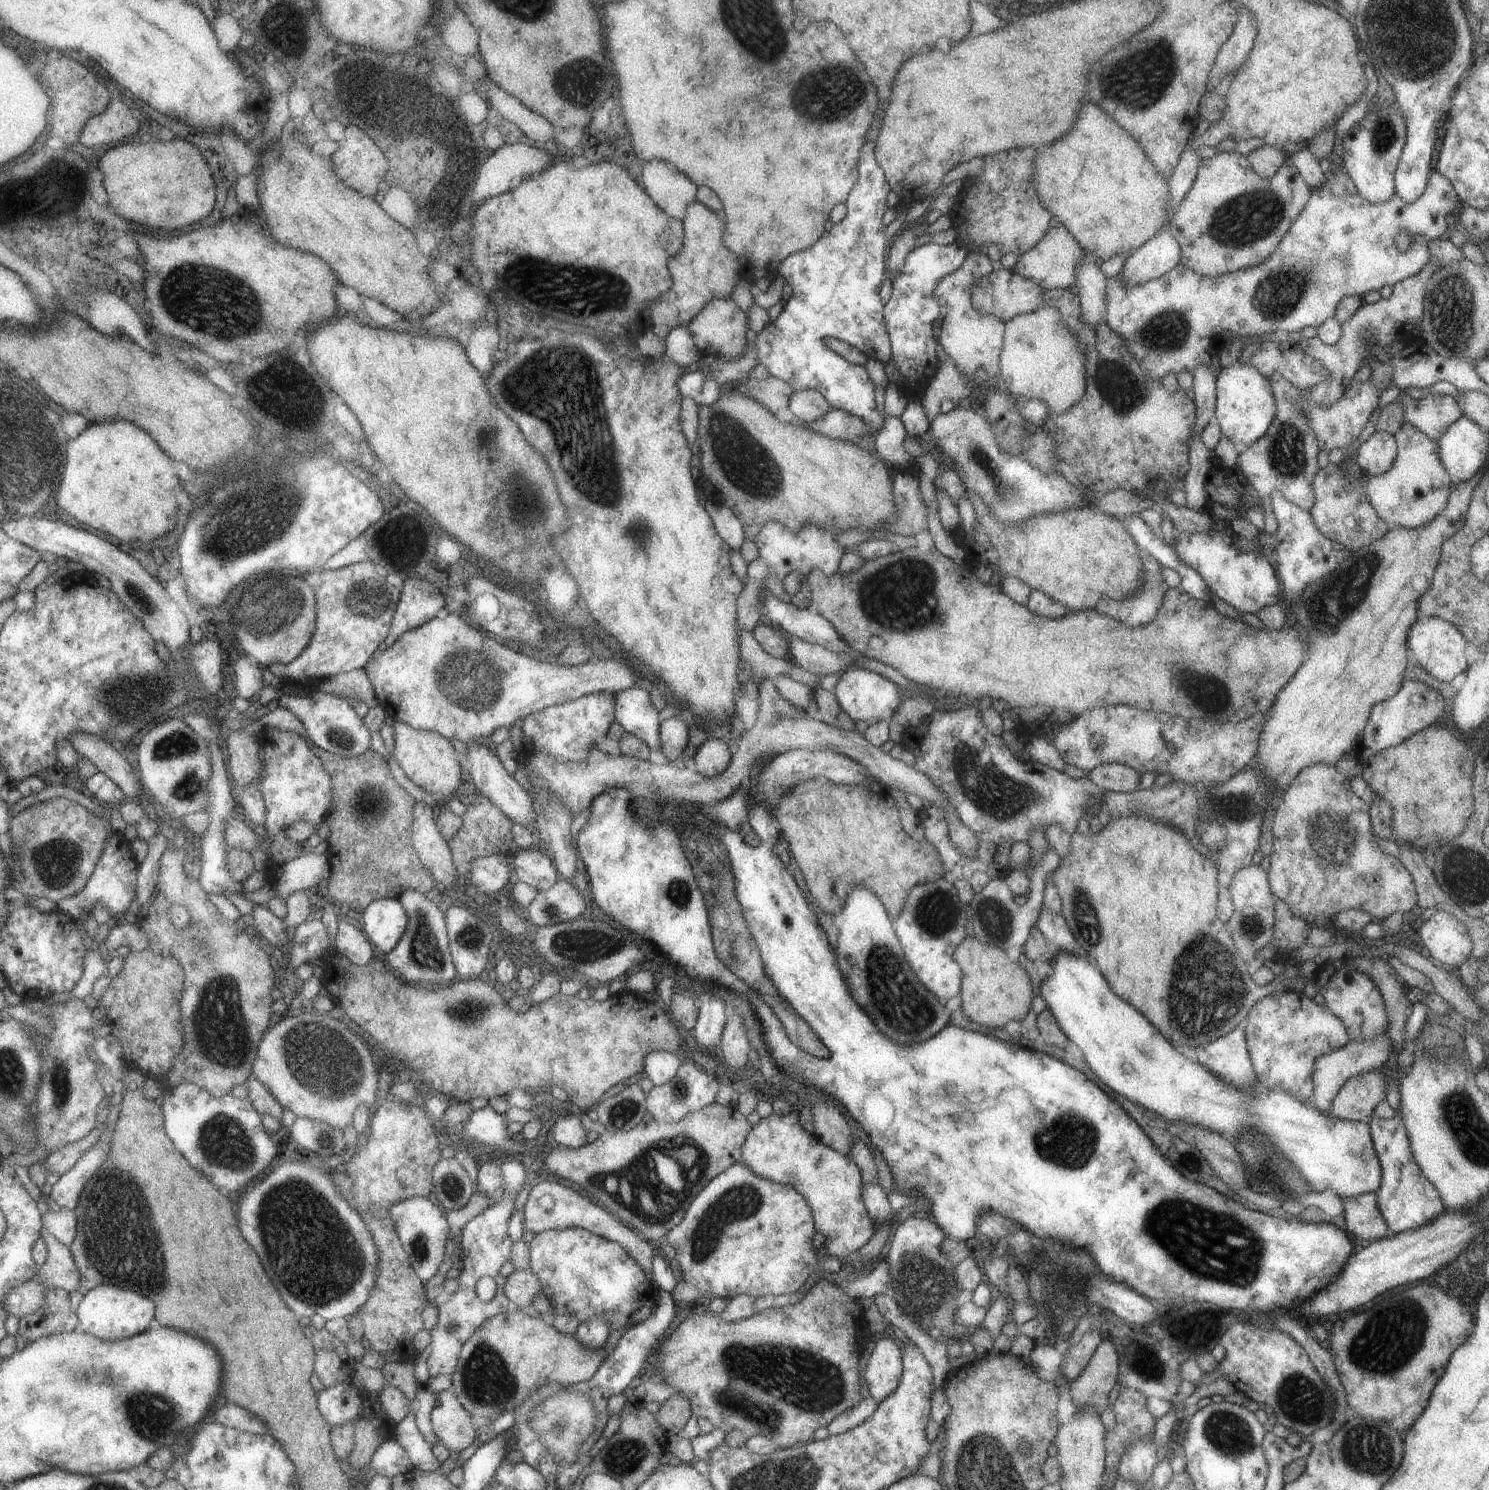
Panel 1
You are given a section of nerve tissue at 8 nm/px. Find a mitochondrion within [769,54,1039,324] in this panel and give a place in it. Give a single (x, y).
(828, 98)

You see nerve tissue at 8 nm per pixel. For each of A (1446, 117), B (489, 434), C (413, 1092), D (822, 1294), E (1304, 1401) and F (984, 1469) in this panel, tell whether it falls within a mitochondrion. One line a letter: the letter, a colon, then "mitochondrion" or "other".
A: other
B: mitochondrion
C: other
D: other
E: mitochondrion
F: mitochondrion

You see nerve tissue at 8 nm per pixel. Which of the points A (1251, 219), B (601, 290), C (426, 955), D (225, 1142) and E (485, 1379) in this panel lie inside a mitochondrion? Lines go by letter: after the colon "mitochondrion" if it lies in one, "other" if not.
A: mitochondrion
B: mitochondrion
C: mitochondrion
D: mitochondrion
E: mitochondrion

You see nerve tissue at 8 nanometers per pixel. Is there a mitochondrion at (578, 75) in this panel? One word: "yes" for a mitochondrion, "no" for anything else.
yes

